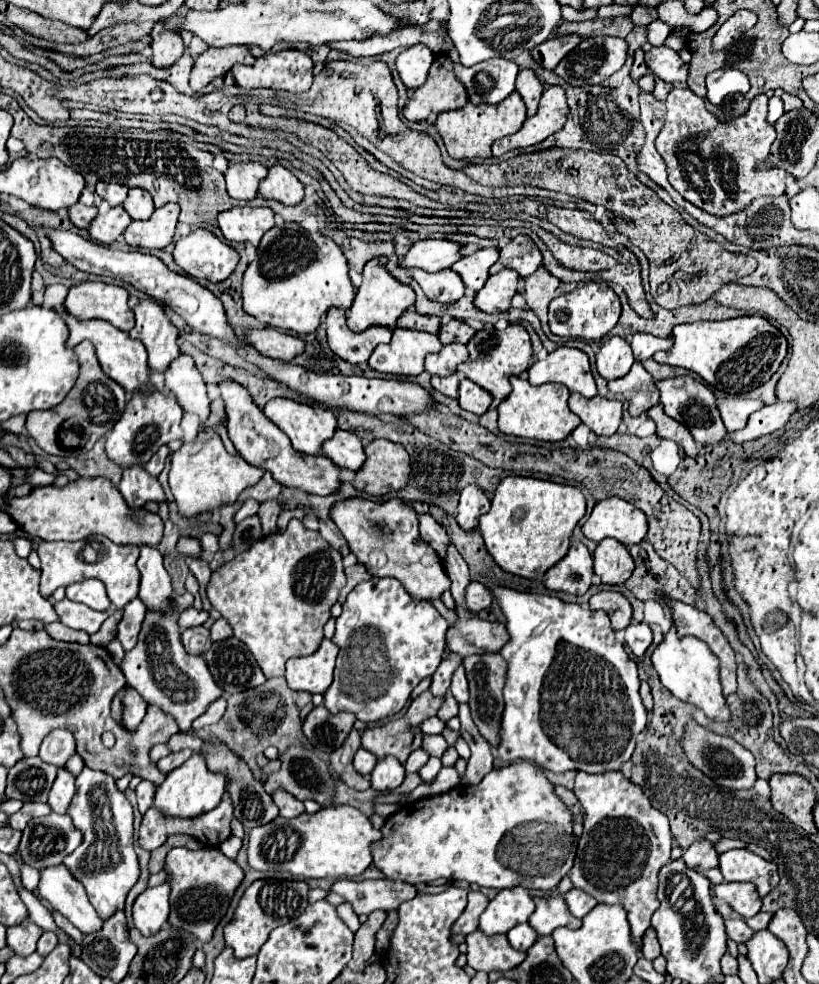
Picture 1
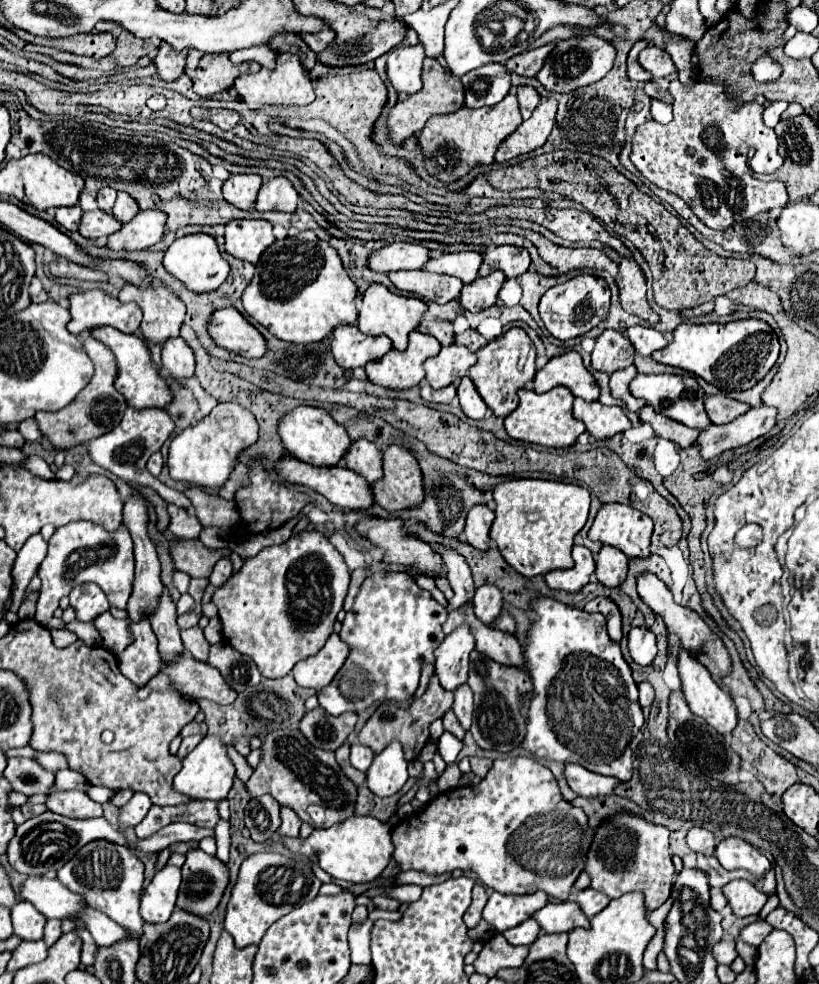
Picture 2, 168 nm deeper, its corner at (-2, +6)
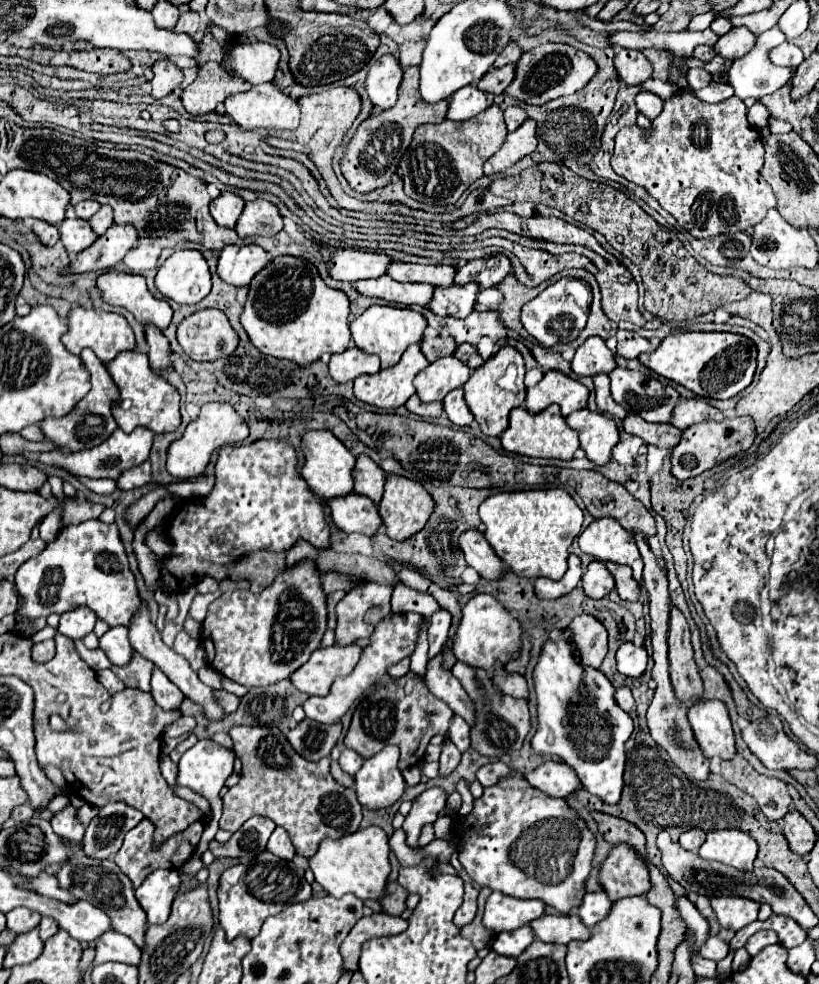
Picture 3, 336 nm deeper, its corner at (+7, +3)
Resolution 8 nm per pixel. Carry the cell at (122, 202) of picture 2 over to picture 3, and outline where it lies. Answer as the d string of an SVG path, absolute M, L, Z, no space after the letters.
M102 205L102 207L98 209L98 213L92 215L92 219L90 219L88 223L90 223L92 231L94 231L98 237L104 235L106 229L112 225L112 209L110 209L108 205Z

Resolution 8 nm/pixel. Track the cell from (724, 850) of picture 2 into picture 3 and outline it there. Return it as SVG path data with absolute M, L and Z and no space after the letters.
M738 829L710 831L700 847L700 857L708 861L720 861L740 871L752 871L752 863L758 853L758 843Z

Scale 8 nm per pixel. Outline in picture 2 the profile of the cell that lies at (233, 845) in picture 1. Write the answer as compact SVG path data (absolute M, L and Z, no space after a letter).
M219 822L215 826L215 840L217 840L217 856L221 860L229 860L229 850L231 850L231 826L229 822Z

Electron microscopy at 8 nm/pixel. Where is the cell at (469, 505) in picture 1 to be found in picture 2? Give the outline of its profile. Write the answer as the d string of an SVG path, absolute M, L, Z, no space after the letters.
M475 504L467 514L467 522L463 530L465 540L475 548L485 550L489 546L489 528L493 524L493 518L495 514L487 504Z

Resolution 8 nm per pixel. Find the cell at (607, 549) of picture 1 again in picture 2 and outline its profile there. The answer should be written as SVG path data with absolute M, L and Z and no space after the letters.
M603 546L599 554L595 556L595 560L597 560L595 576L601 584L605 586L623 584L623 580L627 578L627 570L629 570L629 558L621 550L613 546Z

